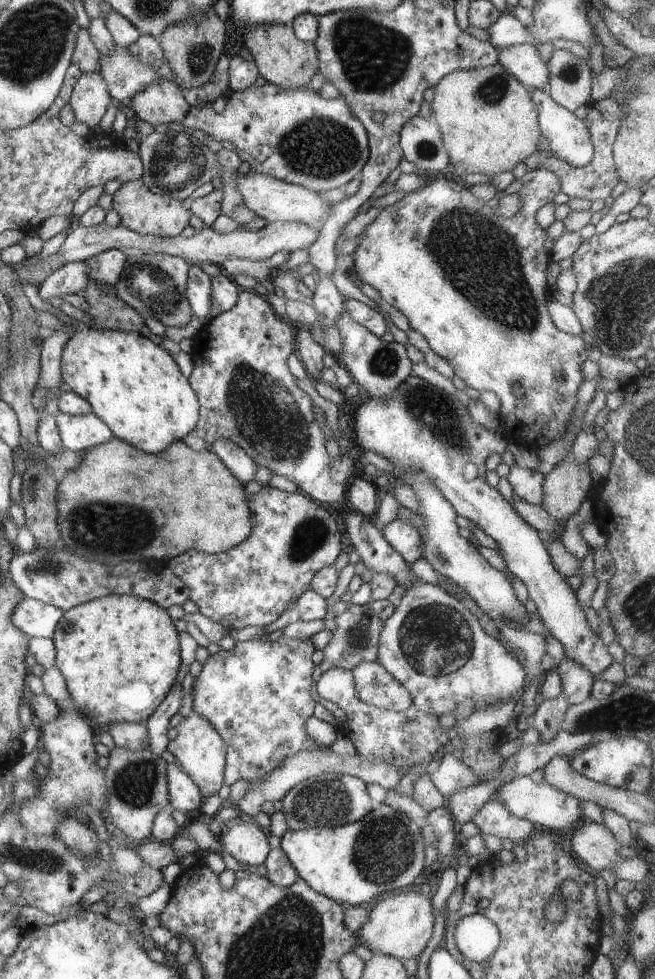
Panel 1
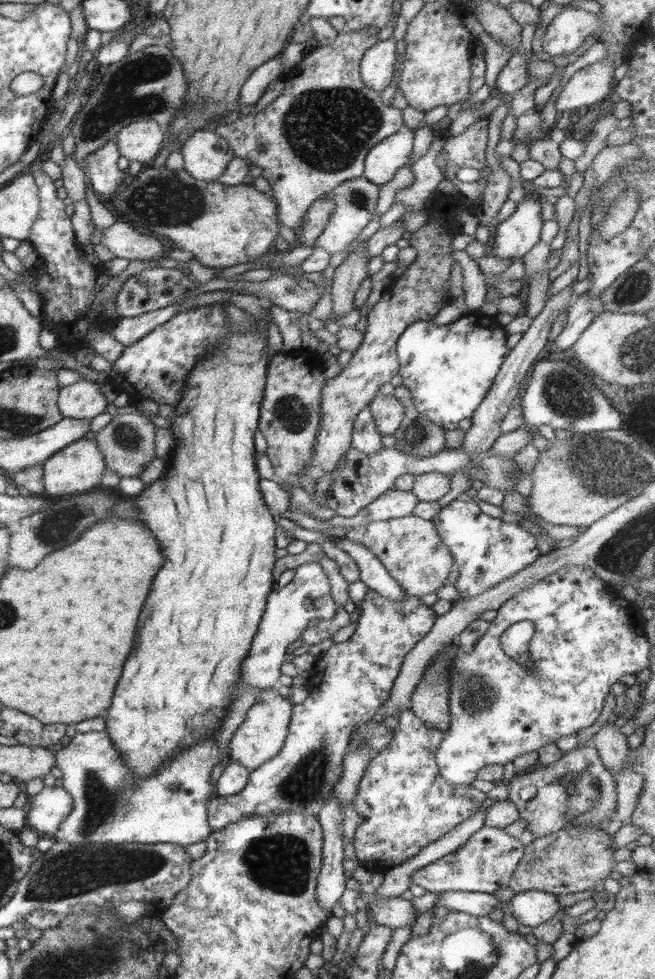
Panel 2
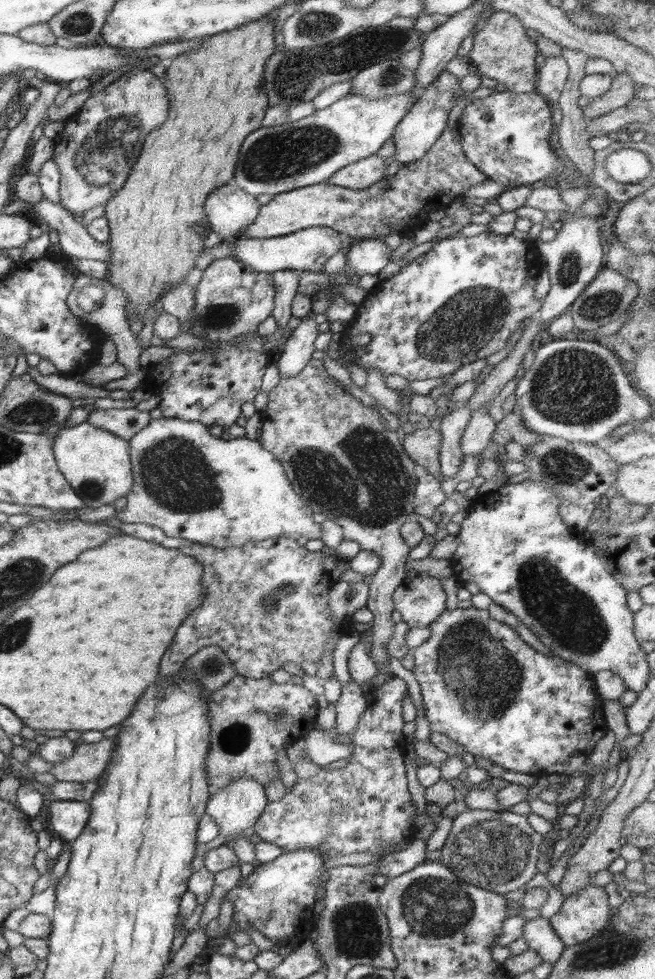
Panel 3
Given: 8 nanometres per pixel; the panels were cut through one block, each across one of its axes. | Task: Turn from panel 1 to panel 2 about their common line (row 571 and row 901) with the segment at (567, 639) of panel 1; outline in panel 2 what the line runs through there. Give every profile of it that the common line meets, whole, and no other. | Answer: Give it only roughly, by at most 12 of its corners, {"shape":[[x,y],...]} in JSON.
{"shape":[[520,892],[509,902],[510,914],[532,928],[563,908],[558,895]]}

